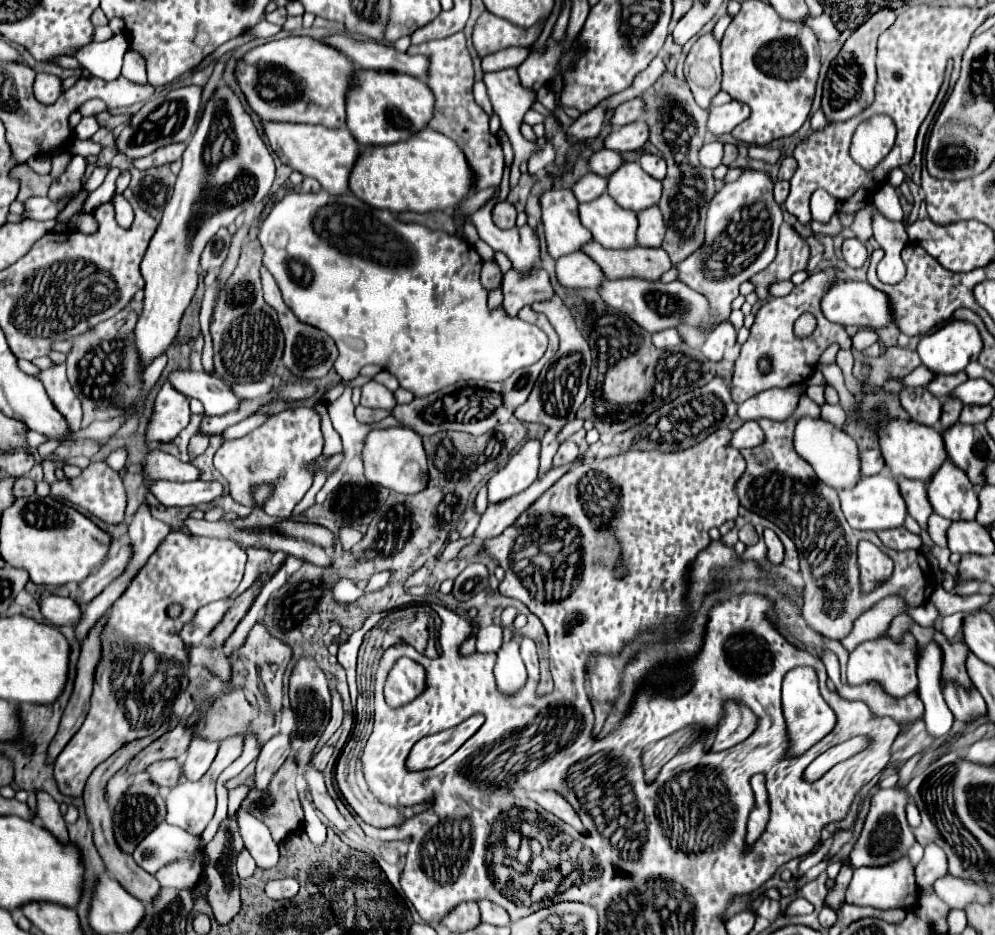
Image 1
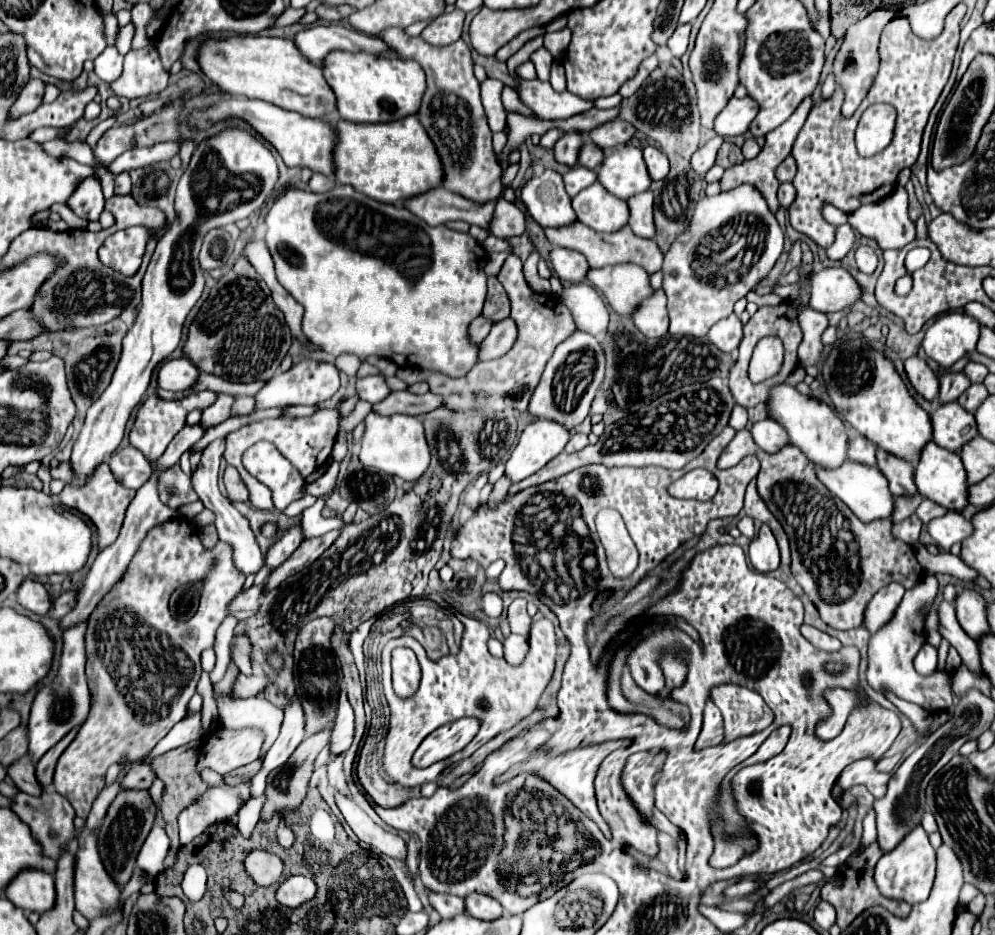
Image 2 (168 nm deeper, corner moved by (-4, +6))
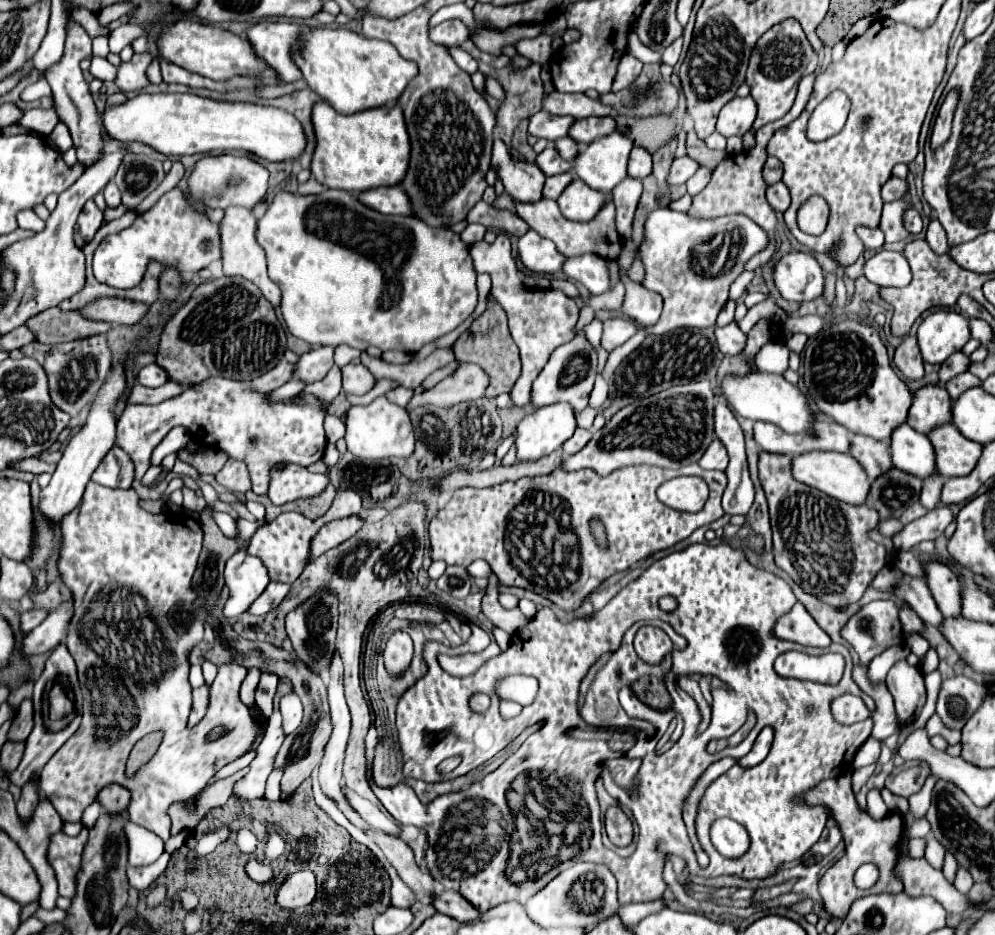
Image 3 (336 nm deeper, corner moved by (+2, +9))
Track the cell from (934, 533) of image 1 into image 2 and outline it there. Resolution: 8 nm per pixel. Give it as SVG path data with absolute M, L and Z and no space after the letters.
M924 498L922 500L922 504L918 506L918 510L916 510L916 514L918 514L918 518L924 522L924 524L928 524L932 518L936 518L936 516L944 516L948 510L946 508L940 508L938 504L934 504L934 502L930 502L928 498Z

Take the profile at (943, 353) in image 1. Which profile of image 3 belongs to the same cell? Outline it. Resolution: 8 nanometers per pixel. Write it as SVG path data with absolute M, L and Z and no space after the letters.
M954 309L928 315L918 327L918 345L926 363L944 363L970 339L968 319Z

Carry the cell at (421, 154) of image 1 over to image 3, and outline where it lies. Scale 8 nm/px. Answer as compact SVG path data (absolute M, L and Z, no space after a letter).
M316 101L312 107L312 125L316 147L310 171L318 183L330 189L360 193L374 187L398 185L406 175L410 143L398 105L374 107L372 111L360 111L356 115L340 115L330 103Z

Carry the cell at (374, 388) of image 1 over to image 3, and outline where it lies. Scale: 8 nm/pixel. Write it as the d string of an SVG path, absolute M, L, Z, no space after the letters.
M360 363L360 365L346 365L342 367L342 389L350 395L364 395L374 387L374 375Z

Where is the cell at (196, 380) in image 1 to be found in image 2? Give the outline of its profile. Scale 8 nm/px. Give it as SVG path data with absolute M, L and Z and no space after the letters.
M188 358L168 360L158 372L158 386L170 392L186 392L194 382L198 382L198 376L200 370Z

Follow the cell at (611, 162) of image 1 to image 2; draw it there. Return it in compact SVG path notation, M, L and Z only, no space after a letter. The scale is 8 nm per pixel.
M586 140L582 150L580 150L580 156L578 156L580 164L590 168L590 170L598 170L598 162L602 162L602 158L604 158L604 150L594 146L594 142Z

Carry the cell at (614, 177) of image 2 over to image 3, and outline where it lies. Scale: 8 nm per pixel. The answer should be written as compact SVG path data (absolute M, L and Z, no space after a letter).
M614 131L608 137L592 141L580 149L572 167L576 175L600 193L610 193L622 179L626 179L626 163L632 149L632 141Z

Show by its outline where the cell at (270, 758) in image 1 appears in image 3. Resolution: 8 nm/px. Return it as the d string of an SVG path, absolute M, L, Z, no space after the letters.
M288 693L280 699L280 711L284 717L284 733L292 733L302 721L302 703L296 693Z

